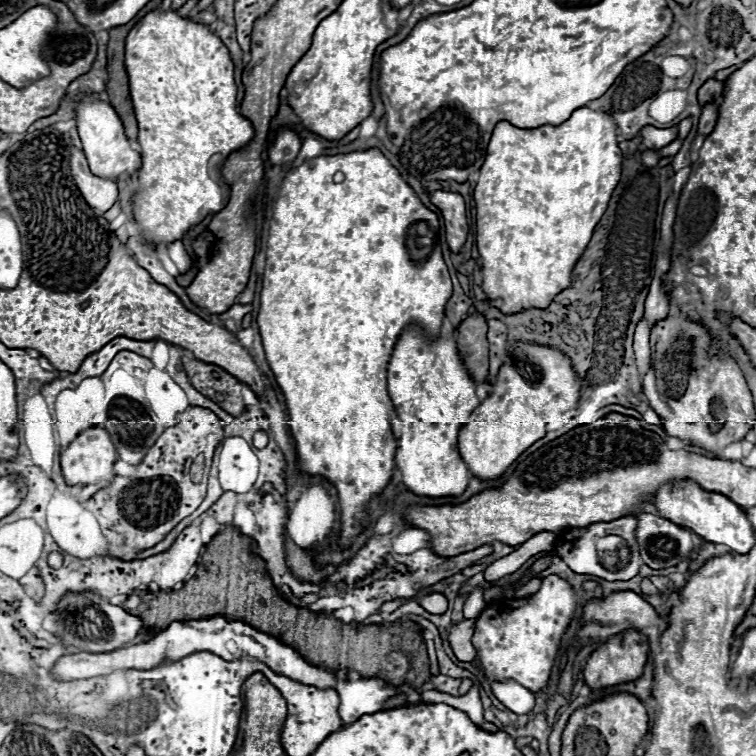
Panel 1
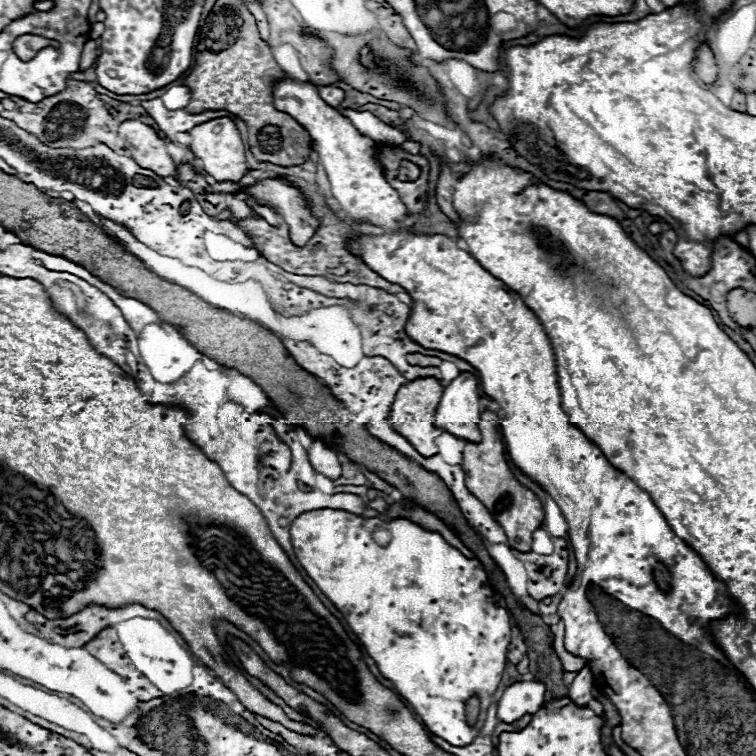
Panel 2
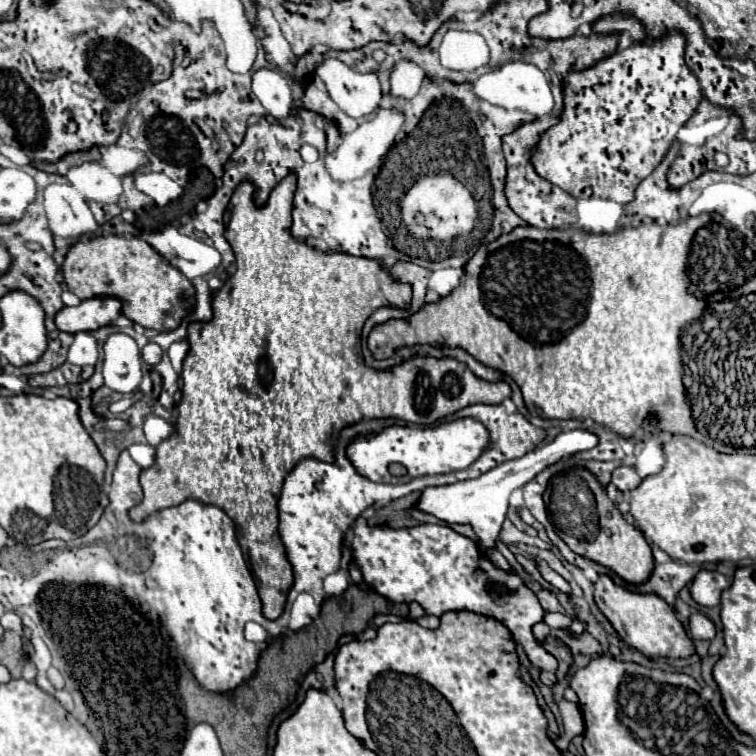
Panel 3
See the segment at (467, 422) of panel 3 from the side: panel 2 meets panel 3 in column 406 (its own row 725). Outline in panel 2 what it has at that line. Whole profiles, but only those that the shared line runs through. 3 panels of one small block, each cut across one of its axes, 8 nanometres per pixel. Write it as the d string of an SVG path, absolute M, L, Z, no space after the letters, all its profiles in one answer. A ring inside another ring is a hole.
M322 508L304 512L290 524L290 536L296 558L306 574L342 612L382 676L394 684L396 692L422 718L424 726L452 746L470 744L480 732L492 694L502 680L512 638L510 614L506 608L494 606L494 590L482 564L476 558L466 558L438 532L424 530L416 522L382 522L380 518L362 518L344 510ZM372 522L384 524L390 530L392 540L386 548L372 544ZM474 694L480 696L480 716L474 726L468 726L464 706Z

